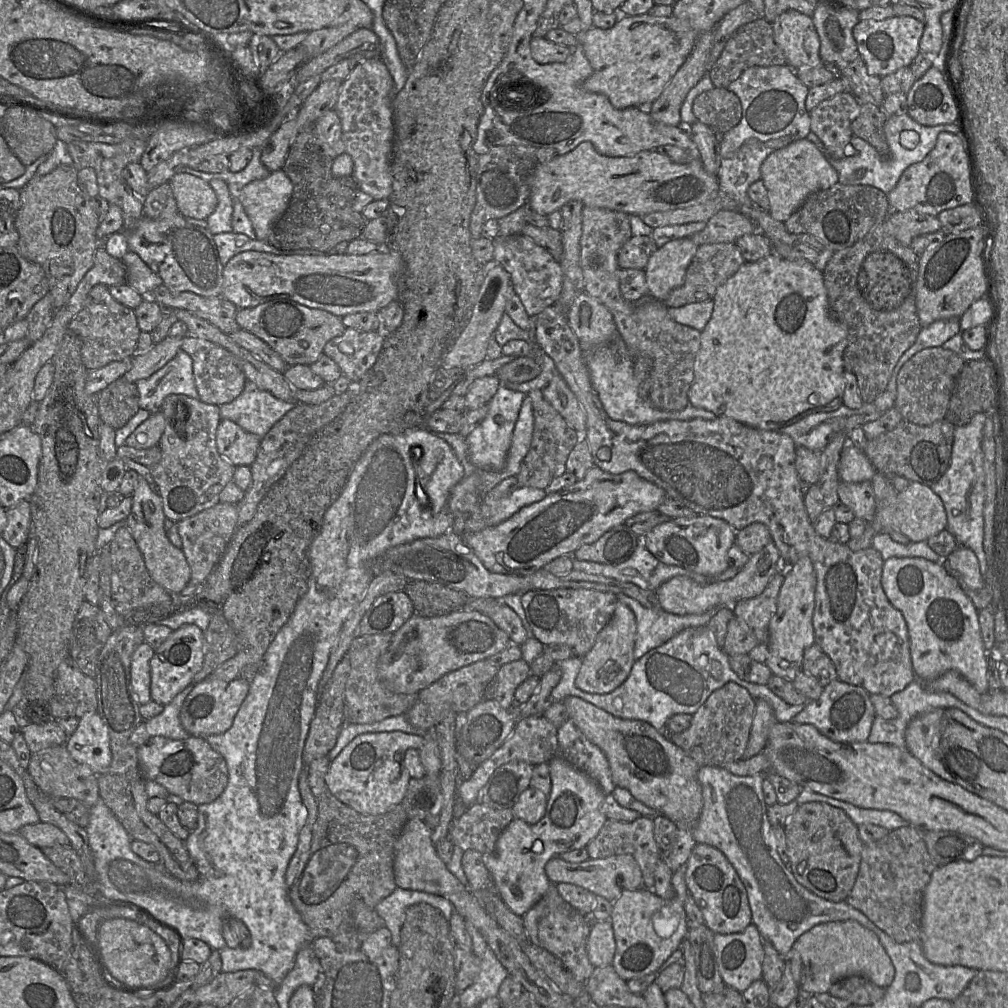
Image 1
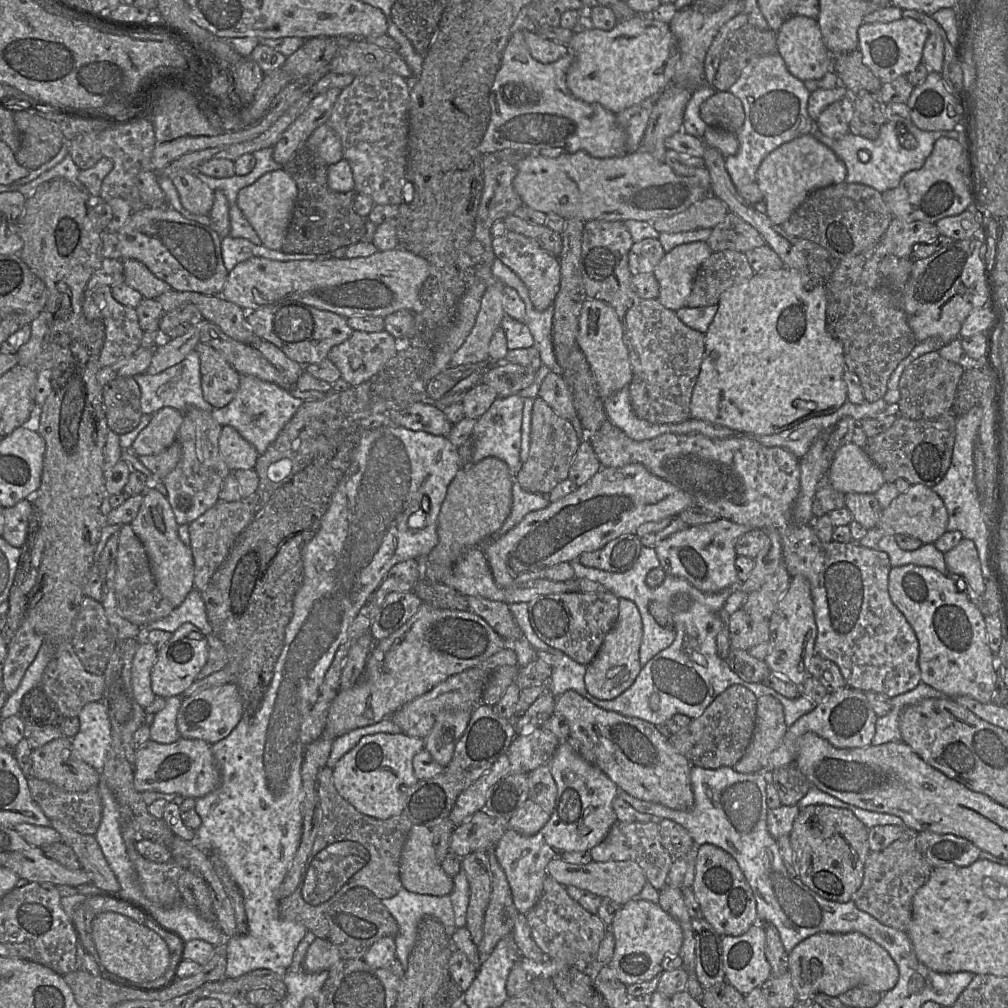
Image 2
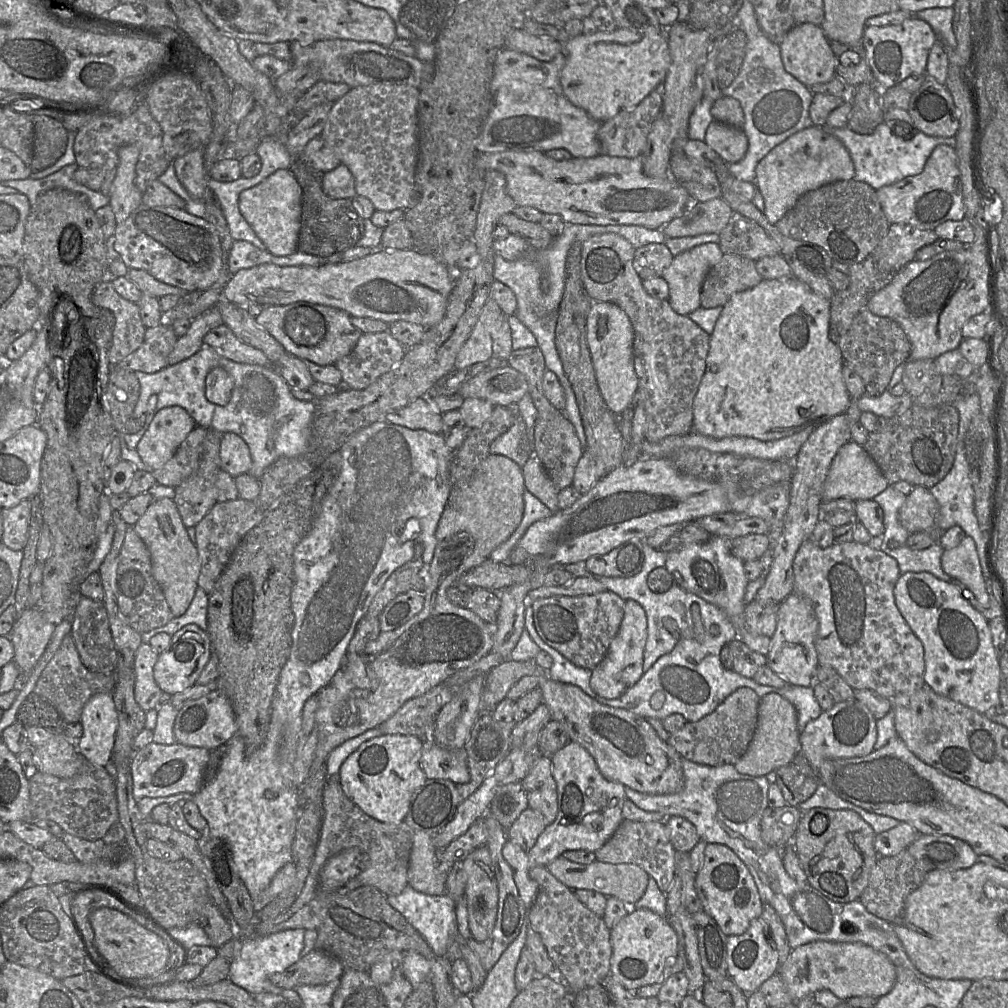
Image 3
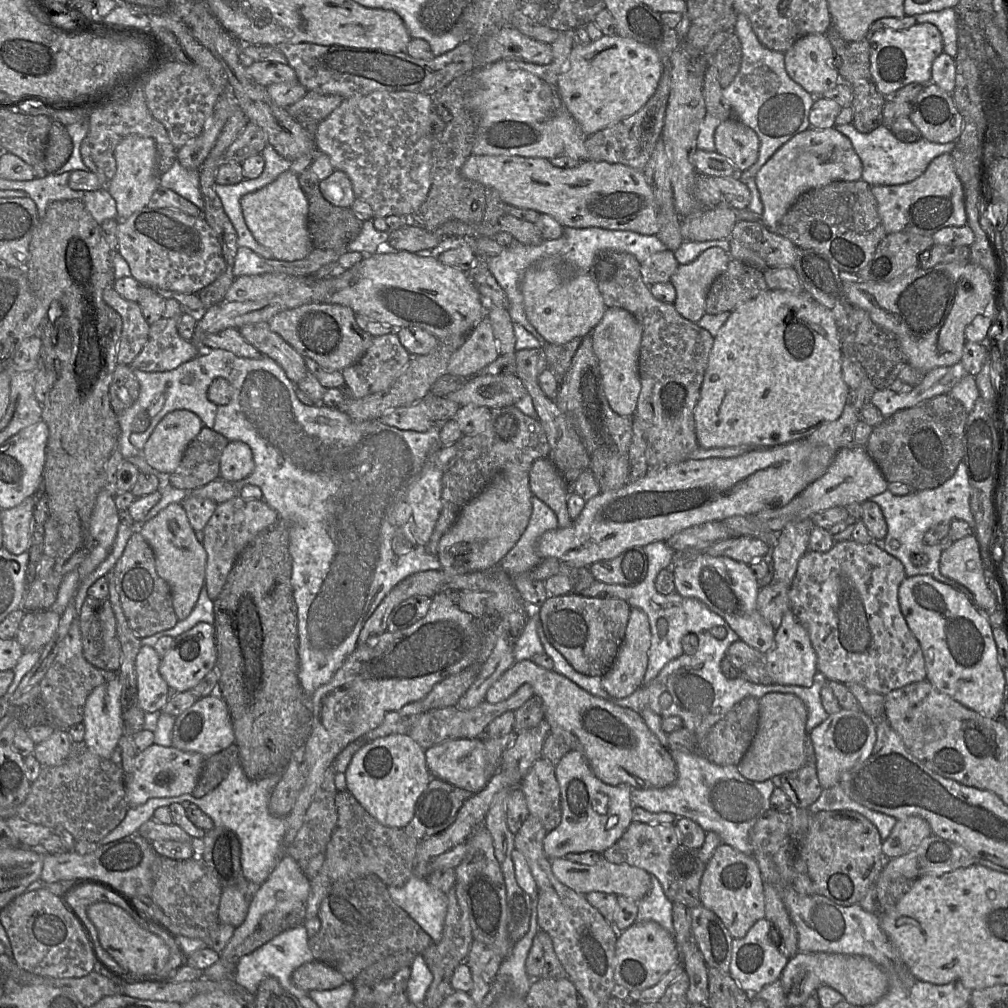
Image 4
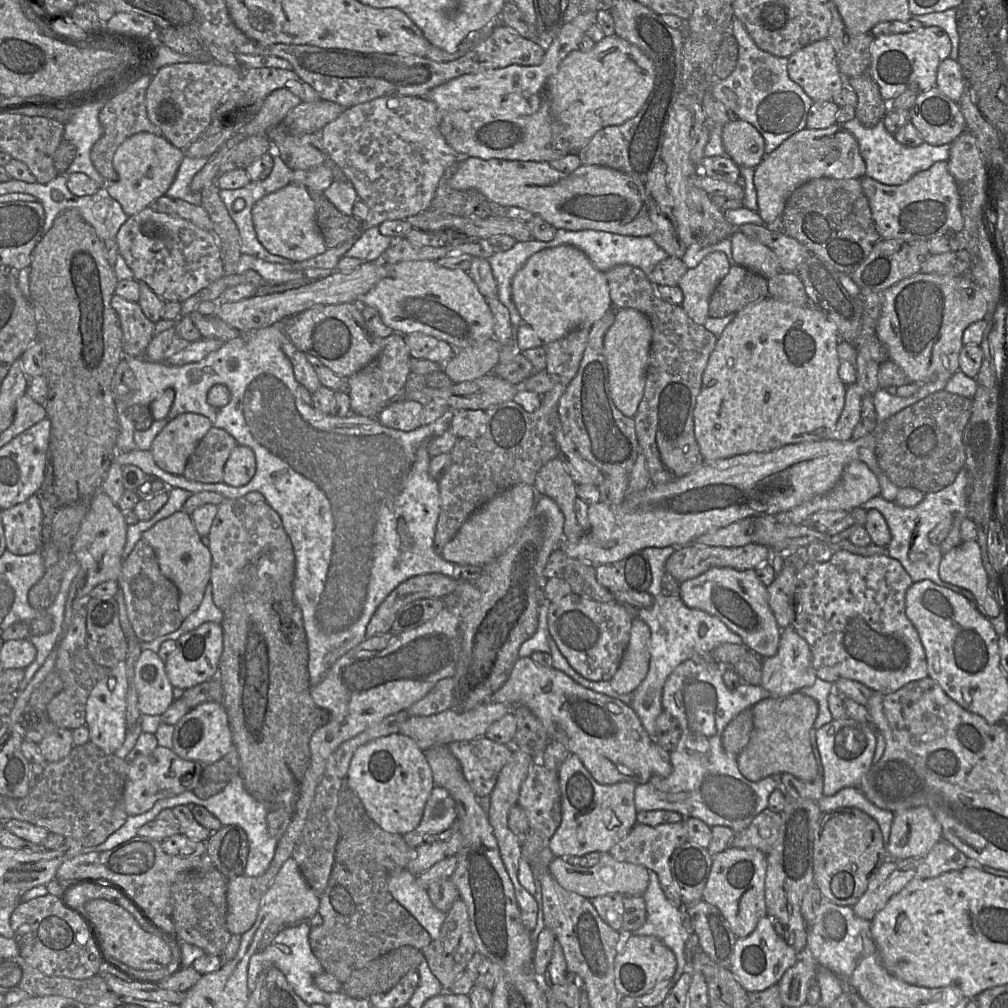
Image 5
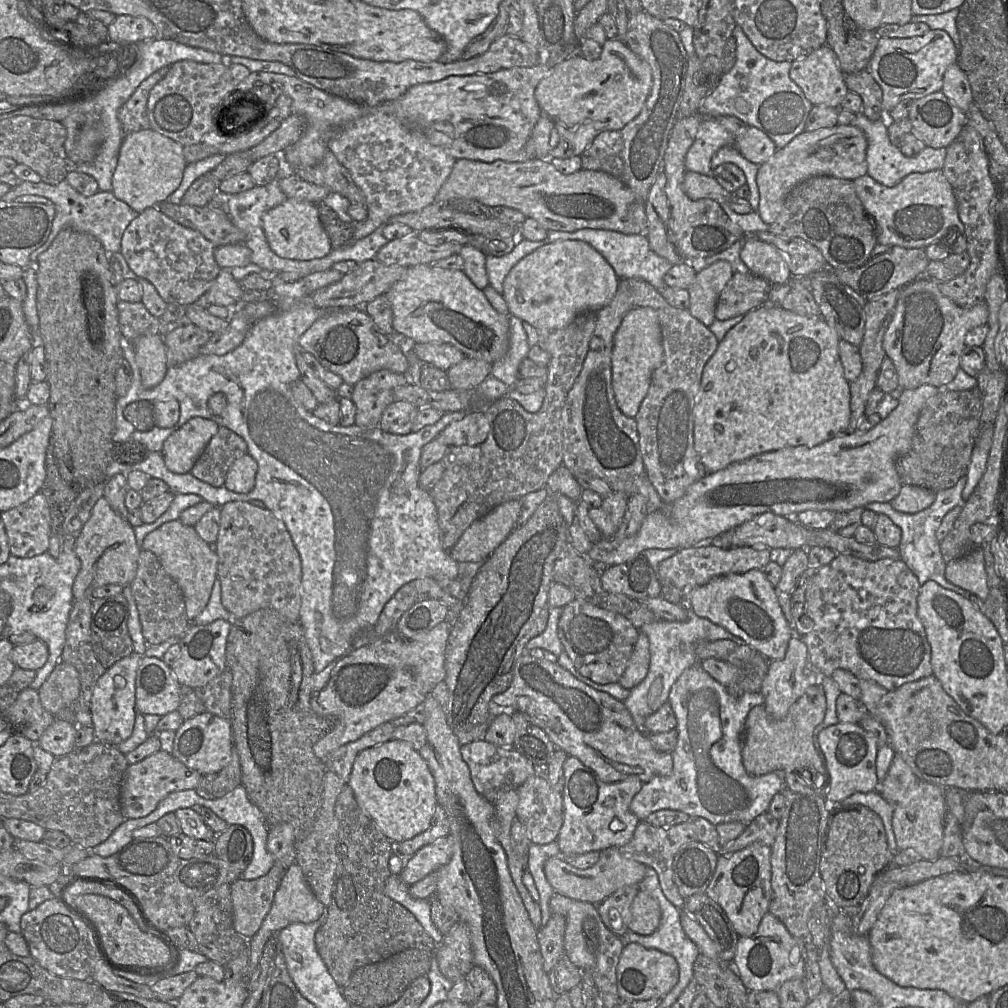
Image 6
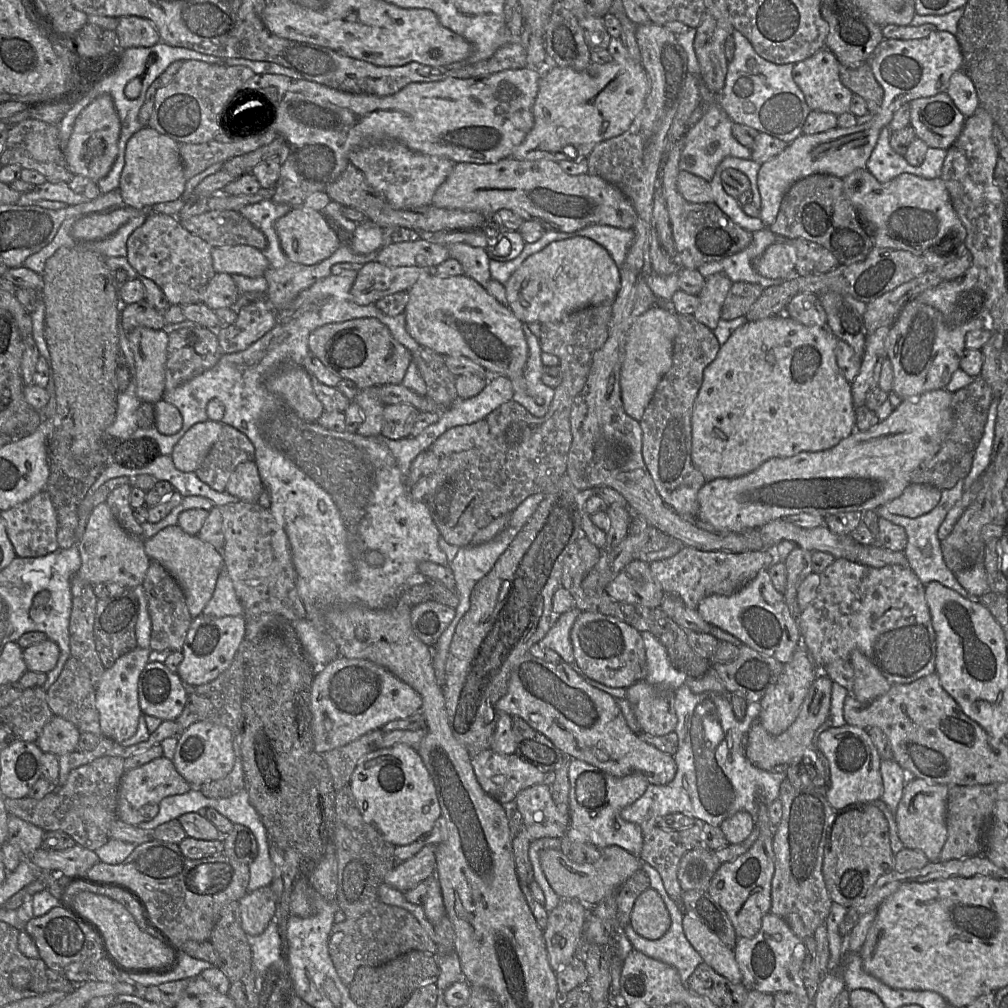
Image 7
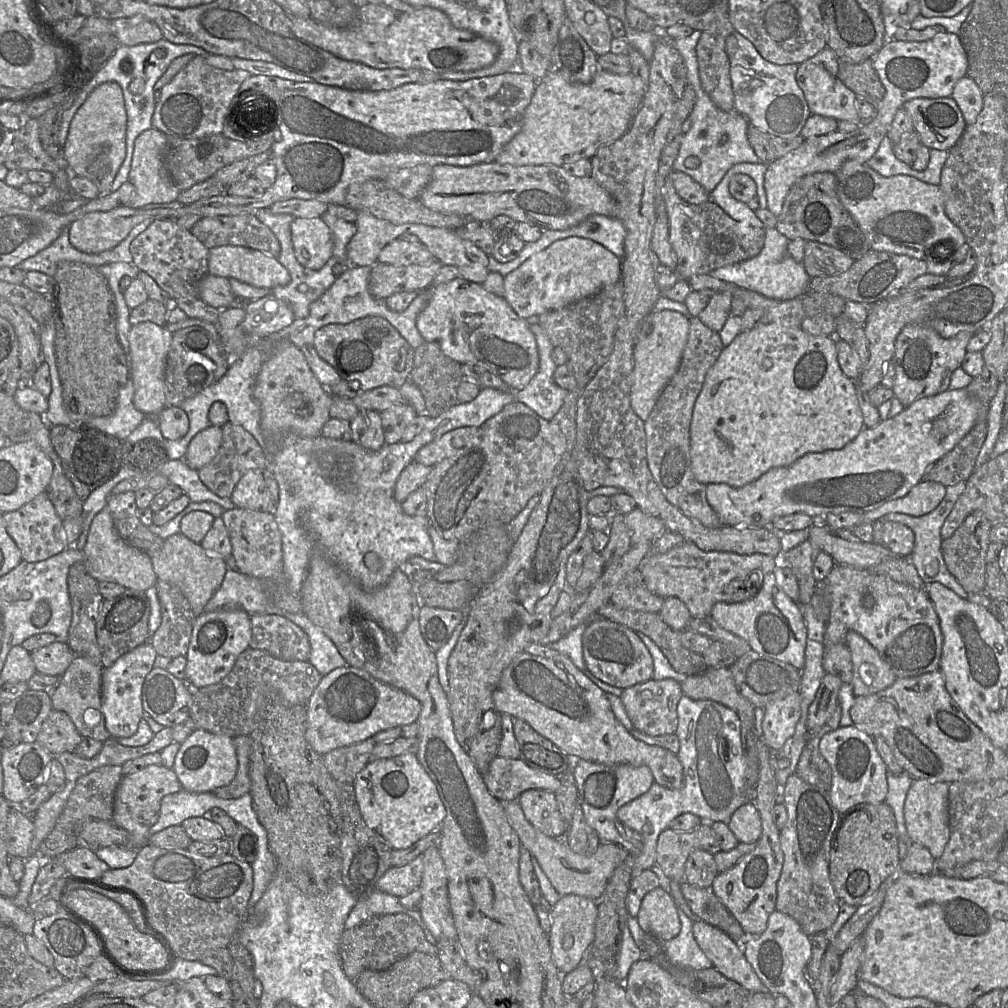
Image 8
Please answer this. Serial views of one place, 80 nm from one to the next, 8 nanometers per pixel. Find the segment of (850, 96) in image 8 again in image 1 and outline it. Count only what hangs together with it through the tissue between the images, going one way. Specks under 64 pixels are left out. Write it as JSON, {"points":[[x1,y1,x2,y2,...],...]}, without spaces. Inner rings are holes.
{"points":[[787,10,781,13,773,22,774,41,783,52,787,64,794,71,801,67,817,67,823,64,819,50,820,40,813,20,796,10]]}

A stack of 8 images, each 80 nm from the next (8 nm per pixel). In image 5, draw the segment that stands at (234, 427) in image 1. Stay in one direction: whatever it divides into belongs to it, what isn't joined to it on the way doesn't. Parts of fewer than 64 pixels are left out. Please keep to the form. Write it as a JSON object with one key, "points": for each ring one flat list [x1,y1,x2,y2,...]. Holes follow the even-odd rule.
{"points":[[237,445,230,453,223,472,223,483,240,487,246,485,255,475,256,460,251,448]]}

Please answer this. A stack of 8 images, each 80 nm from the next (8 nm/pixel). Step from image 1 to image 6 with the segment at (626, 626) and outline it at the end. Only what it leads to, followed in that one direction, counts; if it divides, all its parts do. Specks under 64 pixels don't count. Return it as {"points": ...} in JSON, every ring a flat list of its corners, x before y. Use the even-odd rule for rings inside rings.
{"points":[[639,632,632,655,618,683,624,688,632,690,645,679,649,666,649,640,643,632]]}

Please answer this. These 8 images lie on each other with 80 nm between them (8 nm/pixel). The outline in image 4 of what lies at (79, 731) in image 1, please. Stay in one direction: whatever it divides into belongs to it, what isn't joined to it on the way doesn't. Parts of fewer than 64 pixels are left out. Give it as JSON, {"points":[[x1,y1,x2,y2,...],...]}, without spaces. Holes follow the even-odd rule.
{"points":[[119,678,106,682,93,690,86,701,83,722,85,737,83,742,93,753,104,759,110,759,124,734,122,717,122,685]]}

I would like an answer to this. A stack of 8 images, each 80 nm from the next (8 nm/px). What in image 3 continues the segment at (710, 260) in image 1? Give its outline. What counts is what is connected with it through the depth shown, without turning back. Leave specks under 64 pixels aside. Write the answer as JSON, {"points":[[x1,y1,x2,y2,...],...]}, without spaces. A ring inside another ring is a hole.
{"points":[[723,254,703,281,700,307,723,307,734,294,757,286,762,279,755,268,755,261,739,255]]}

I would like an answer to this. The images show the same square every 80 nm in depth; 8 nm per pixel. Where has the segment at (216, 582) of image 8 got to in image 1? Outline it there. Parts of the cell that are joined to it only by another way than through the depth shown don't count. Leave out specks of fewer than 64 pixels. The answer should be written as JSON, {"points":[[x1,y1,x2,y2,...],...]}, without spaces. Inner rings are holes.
{"points":[[139,475,136,487,131,495,131,511,126,526,132,534,152,579,165,590,177,596,191,582,191,569,182,551,175,547,167,537,166,517,161,497,153,487]]}

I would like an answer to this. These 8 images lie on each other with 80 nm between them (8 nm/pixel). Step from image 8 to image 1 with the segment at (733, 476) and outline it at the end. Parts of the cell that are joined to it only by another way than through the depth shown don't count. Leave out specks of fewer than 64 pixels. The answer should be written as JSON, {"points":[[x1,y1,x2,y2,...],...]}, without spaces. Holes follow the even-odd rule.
{"points":[[775,253,755,262,745,262,733,276,717,289,712,301,711,317,700,332,700,349,695,359,694,379,688,391,689,403,692,406,712,412,717,417,733,419,755,429,781,431,784,427,809,414,832,412,843,405,842,397,845,389,843,353,848,344,848,333,843,324,830,318,822,272,813,264,806,261,786,260]]}

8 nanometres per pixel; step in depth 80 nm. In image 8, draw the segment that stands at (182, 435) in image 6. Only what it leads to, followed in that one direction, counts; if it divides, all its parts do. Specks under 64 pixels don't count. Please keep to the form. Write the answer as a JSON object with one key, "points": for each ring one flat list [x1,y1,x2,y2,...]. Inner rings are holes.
{"points":[[211,425,192,438,183,460,190,468,200,470,215,457,221,443,222,428]]}

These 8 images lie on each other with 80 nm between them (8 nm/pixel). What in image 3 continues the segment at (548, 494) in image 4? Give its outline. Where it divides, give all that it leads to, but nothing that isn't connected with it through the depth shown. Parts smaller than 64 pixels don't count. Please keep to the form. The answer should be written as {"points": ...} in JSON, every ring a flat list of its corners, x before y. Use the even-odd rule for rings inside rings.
{"points":[[532,455,522,468,525,488,542,501,553,513,560,510,556,487,545,471,541,461]]}

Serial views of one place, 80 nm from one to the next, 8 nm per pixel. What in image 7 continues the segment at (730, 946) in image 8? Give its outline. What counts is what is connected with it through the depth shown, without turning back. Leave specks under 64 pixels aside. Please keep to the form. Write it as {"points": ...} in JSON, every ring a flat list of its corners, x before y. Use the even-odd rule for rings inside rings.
{"points":[[687,912,683,913,682,927,687,940,705,963,730,981,742,983,734,949,727,947,706,925]]}

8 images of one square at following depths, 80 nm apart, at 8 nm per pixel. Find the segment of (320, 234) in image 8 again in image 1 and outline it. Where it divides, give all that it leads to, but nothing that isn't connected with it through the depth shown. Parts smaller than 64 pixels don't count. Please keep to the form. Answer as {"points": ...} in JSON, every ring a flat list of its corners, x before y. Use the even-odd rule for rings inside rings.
{"points":[[282,169,241,189,240,201,252,223,256,239,268,239,274,225,287,210,292,193,293,184]]}

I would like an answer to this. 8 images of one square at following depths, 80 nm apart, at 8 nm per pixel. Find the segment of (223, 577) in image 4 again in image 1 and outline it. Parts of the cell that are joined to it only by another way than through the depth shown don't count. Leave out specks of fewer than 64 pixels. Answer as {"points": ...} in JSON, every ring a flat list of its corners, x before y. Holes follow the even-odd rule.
{"points":[[219,502,176,524,182,539,182,551,191,569,190,583,203,584,211,575,238,528,237,519,236,504]]}

